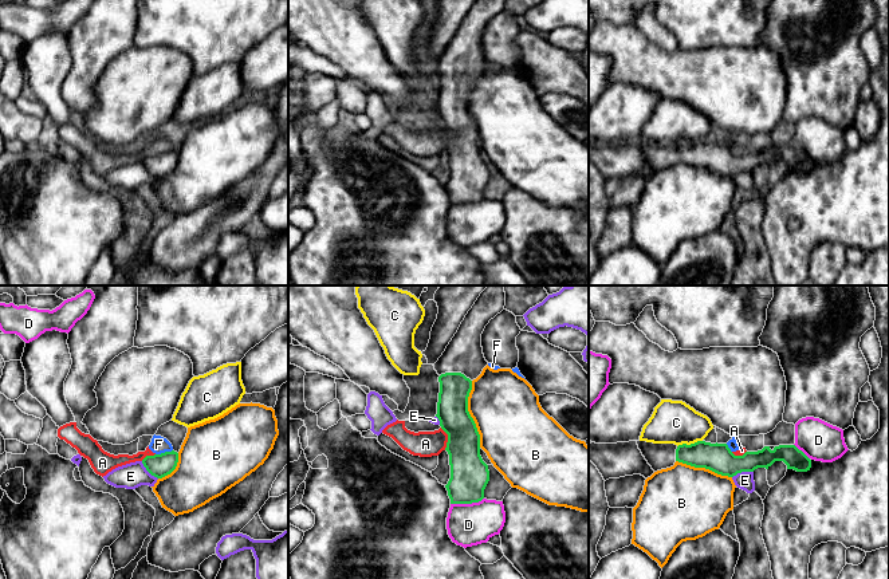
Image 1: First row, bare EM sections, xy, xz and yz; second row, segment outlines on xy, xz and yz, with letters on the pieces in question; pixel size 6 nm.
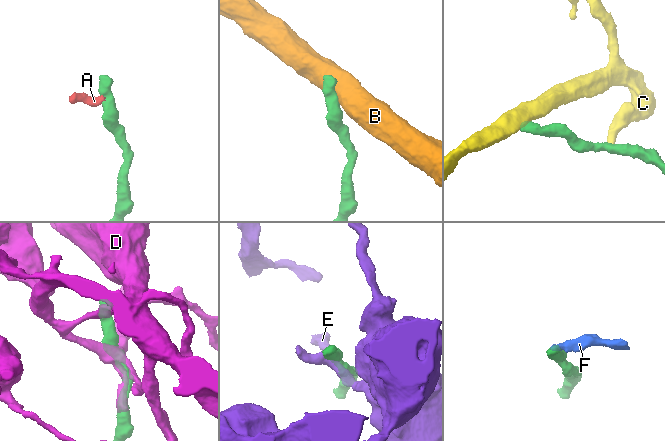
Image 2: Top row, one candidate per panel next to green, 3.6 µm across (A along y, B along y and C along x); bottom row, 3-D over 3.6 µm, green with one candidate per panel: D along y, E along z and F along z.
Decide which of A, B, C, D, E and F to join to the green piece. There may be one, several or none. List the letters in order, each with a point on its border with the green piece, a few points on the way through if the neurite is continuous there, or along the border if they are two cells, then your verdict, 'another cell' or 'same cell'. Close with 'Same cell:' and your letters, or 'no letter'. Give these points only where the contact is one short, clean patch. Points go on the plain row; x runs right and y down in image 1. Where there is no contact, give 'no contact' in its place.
A: contact xz (448, 138); border xz (440, 127), (447, 134), (445, 149); another cell
B: contact xz (469, 114); another cell
C: contact yz (691, 144); border yz (701, 140), (677, 146); another cell
D: contact xz (467, 203); another cell
E: contact yz (742, 170); another cell
F: contact xy (164, 153); border xy (172, 149), (156, 154); another cell
Same cell: no letter

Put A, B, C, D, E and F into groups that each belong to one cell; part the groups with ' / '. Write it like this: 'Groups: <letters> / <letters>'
Groups: A F / B / C / D / E

